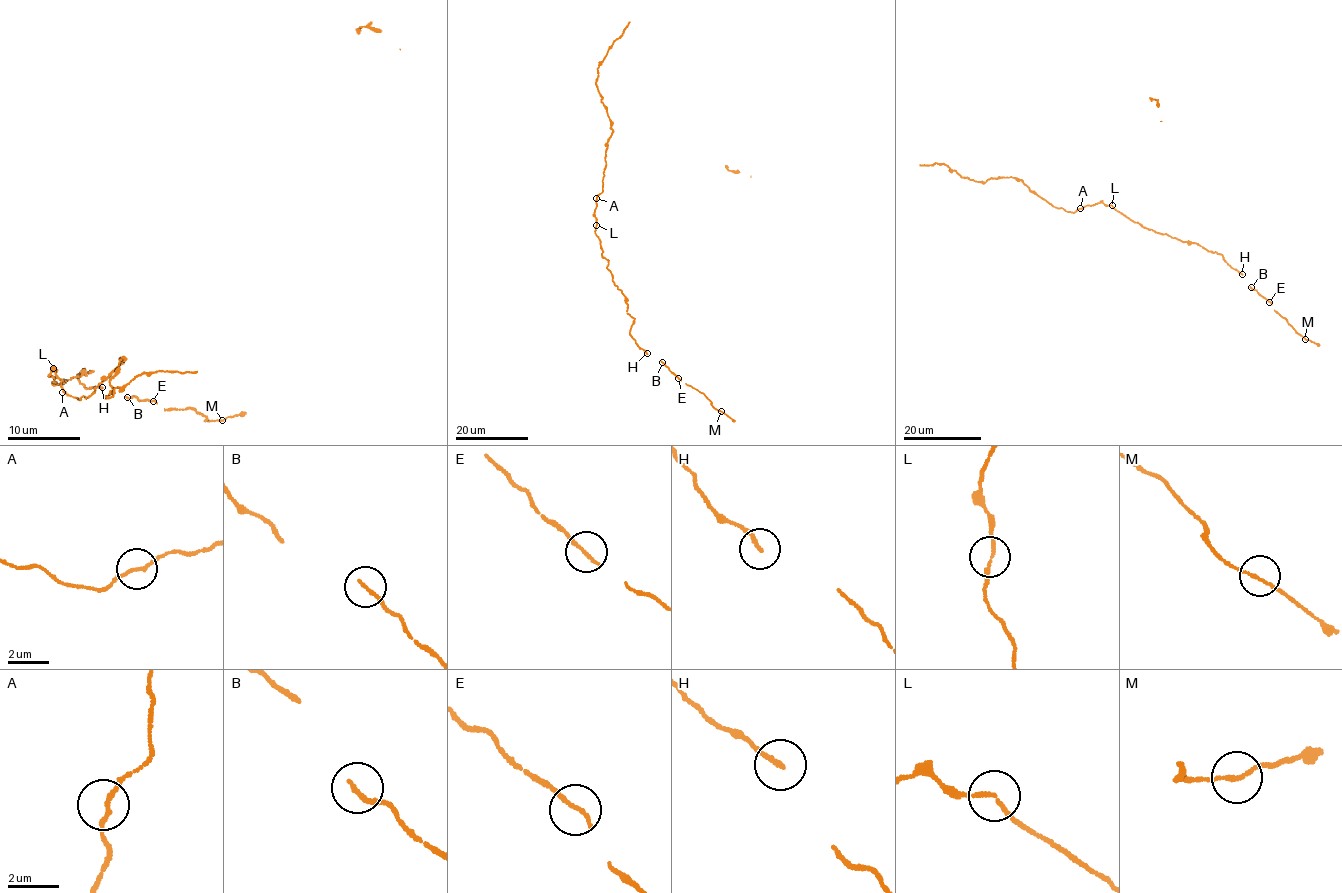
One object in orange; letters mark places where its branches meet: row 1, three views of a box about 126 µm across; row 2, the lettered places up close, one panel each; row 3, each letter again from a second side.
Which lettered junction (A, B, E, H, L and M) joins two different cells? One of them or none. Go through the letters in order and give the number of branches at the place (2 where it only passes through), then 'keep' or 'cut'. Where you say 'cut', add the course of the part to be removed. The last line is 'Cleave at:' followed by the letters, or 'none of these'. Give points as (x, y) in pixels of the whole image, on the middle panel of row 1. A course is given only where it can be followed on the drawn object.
A: 2 branches meet; keep
B: 1 branches meet; keep
E: 1 branches meet; keep
H: 1 branches meet; keep
L: 2 branches meet; keep
M: 2 branches meet; keep
Cleave at: none of these

